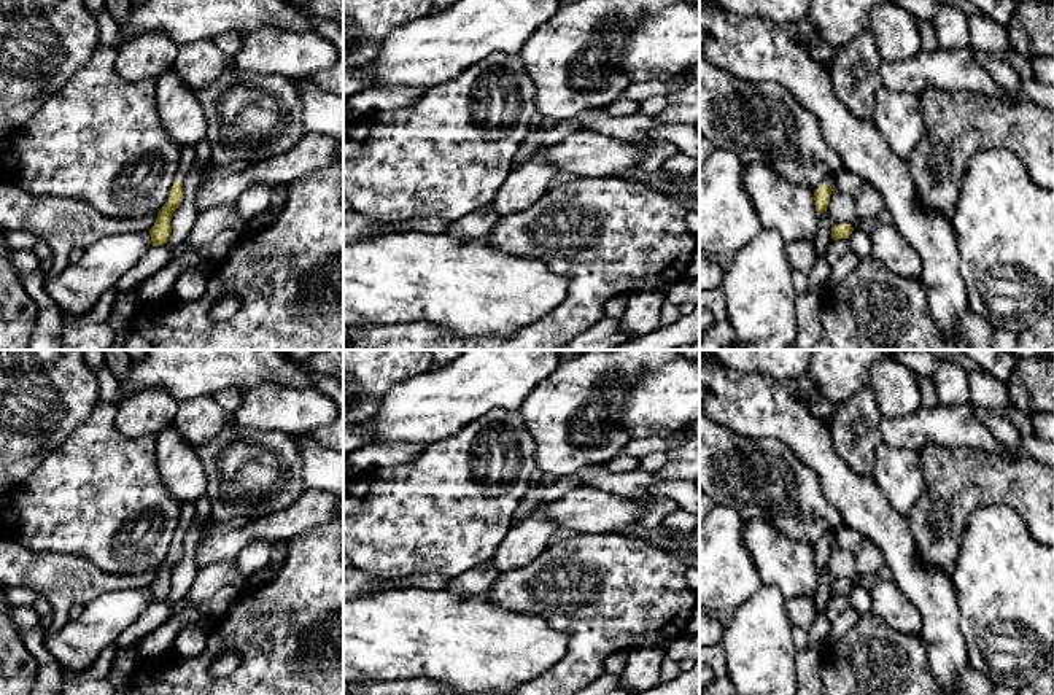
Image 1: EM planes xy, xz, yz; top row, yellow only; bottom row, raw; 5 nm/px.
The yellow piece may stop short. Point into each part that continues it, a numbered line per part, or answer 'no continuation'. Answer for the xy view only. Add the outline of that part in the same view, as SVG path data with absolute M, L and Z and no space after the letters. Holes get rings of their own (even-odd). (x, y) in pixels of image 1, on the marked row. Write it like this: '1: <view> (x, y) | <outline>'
no continuation

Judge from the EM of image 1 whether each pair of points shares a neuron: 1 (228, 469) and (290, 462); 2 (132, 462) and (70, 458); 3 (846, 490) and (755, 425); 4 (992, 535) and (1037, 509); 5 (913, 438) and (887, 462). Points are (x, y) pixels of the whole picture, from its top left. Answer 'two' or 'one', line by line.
1: one
2: one
3: one
4: two
5: two

